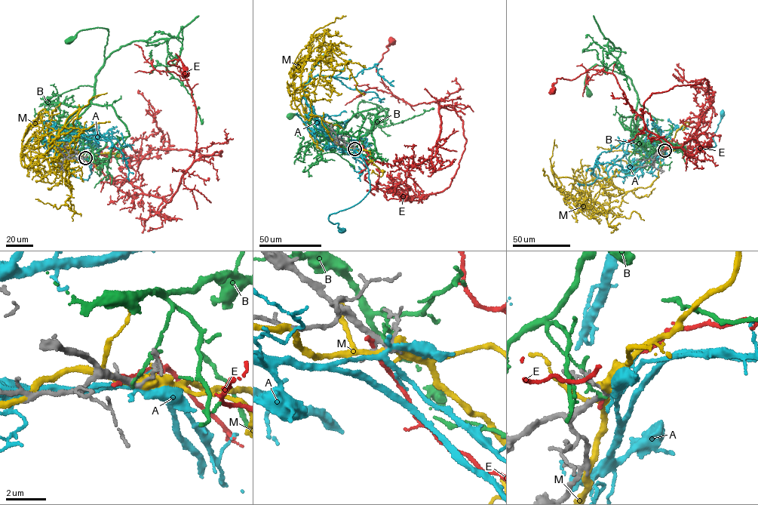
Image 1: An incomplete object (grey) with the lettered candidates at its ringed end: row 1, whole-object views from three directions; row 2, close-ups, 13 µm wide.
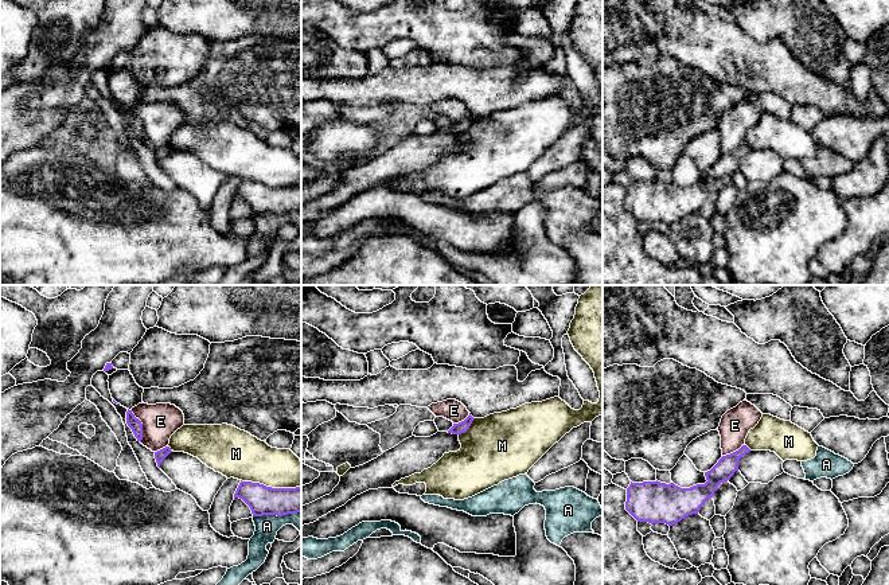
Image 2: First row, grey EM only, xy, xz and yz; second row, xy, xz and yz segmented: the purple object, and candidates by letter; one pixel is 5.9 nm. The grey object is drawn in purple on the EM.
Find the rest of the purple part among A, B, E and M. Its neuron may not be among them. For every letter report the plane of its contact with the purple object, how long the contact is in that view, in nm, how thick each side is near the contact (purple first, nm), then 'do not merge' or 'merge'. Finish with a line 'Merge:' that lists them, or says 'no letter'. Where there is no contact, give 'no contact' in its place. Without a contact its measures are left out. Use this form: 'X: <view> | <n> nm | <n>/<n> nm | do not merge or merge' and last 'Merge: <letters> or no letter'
A: xy | 280 nm | 180/140 nm | do not merge
B: no contact | do not merge
E: xy | 220 nm | 80/220 nm | do not merge
M: xy | 360 nm | 180/280 nm | do not merge
Merge: no letter

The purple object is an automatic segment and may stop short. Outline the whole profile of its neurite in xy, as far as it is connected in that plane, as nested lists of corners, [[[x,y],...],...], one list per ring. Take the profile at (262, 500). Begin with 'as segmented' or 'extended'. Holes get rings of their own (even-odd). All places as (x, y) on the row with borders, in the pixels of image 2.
as segmented; [[[239,483],[234,499],[242,499],[253,516],[288,515],[301,512],[301,485],[296,488],[272,488],[260,483]]]

